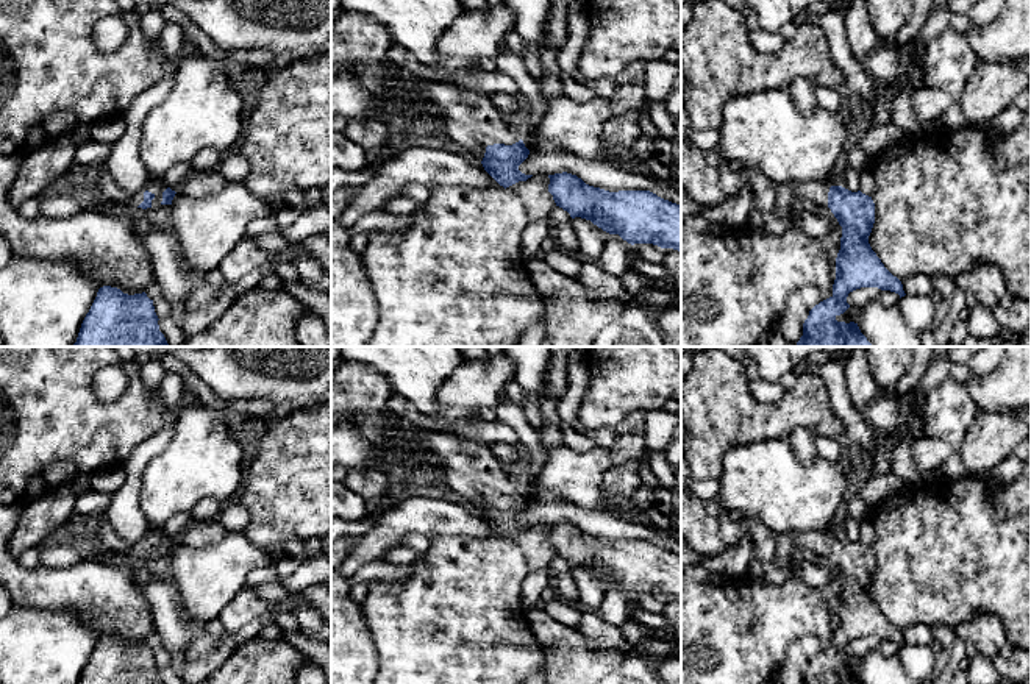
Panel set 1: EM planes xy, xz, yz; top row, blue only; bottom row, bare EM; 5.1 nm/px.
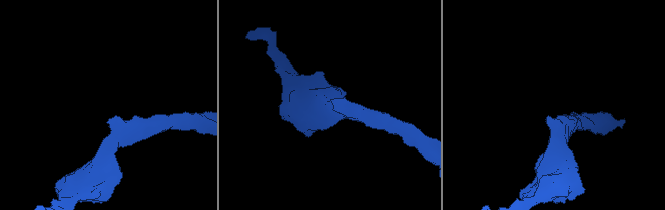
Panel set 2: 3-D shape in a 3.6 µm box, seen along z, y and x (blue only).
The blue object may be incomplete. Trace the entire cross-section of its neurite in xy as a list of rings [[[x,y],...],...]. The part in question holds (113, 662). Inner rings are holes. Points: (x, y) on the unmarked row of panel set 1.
[[[103,636],[78,684],[162,684],[158,670],[153,650],[145,642],[128,645]]]

